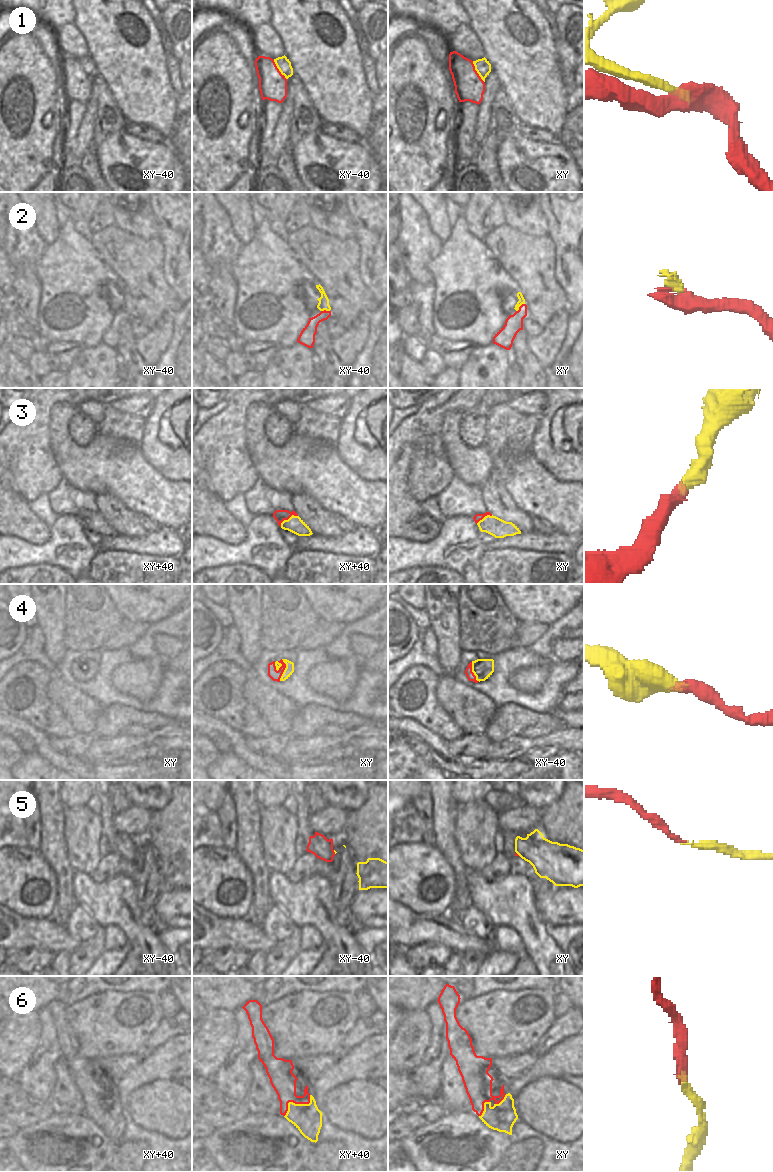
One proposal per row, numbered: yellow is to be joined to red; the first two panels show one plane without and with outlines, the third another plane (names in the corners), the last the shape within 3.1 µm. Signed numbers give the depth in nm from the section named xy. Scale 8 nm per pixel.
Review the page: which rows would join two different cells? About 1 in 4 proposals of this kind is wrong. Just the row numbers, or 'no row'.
1

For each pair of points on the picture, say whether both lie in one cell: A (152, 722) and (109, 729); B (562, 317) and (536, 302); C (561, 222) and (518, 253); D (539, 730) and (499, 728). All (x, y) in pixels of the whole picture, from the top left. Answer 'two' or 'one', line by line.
A: one
B: two
C: two
D: two

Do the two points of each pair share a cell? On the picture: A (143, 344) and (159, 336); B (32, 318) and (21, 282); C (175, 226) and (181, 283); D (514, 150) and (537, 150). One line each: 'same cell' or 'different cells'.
A: same cell
B: same cell
C: same cell
D: same cell

